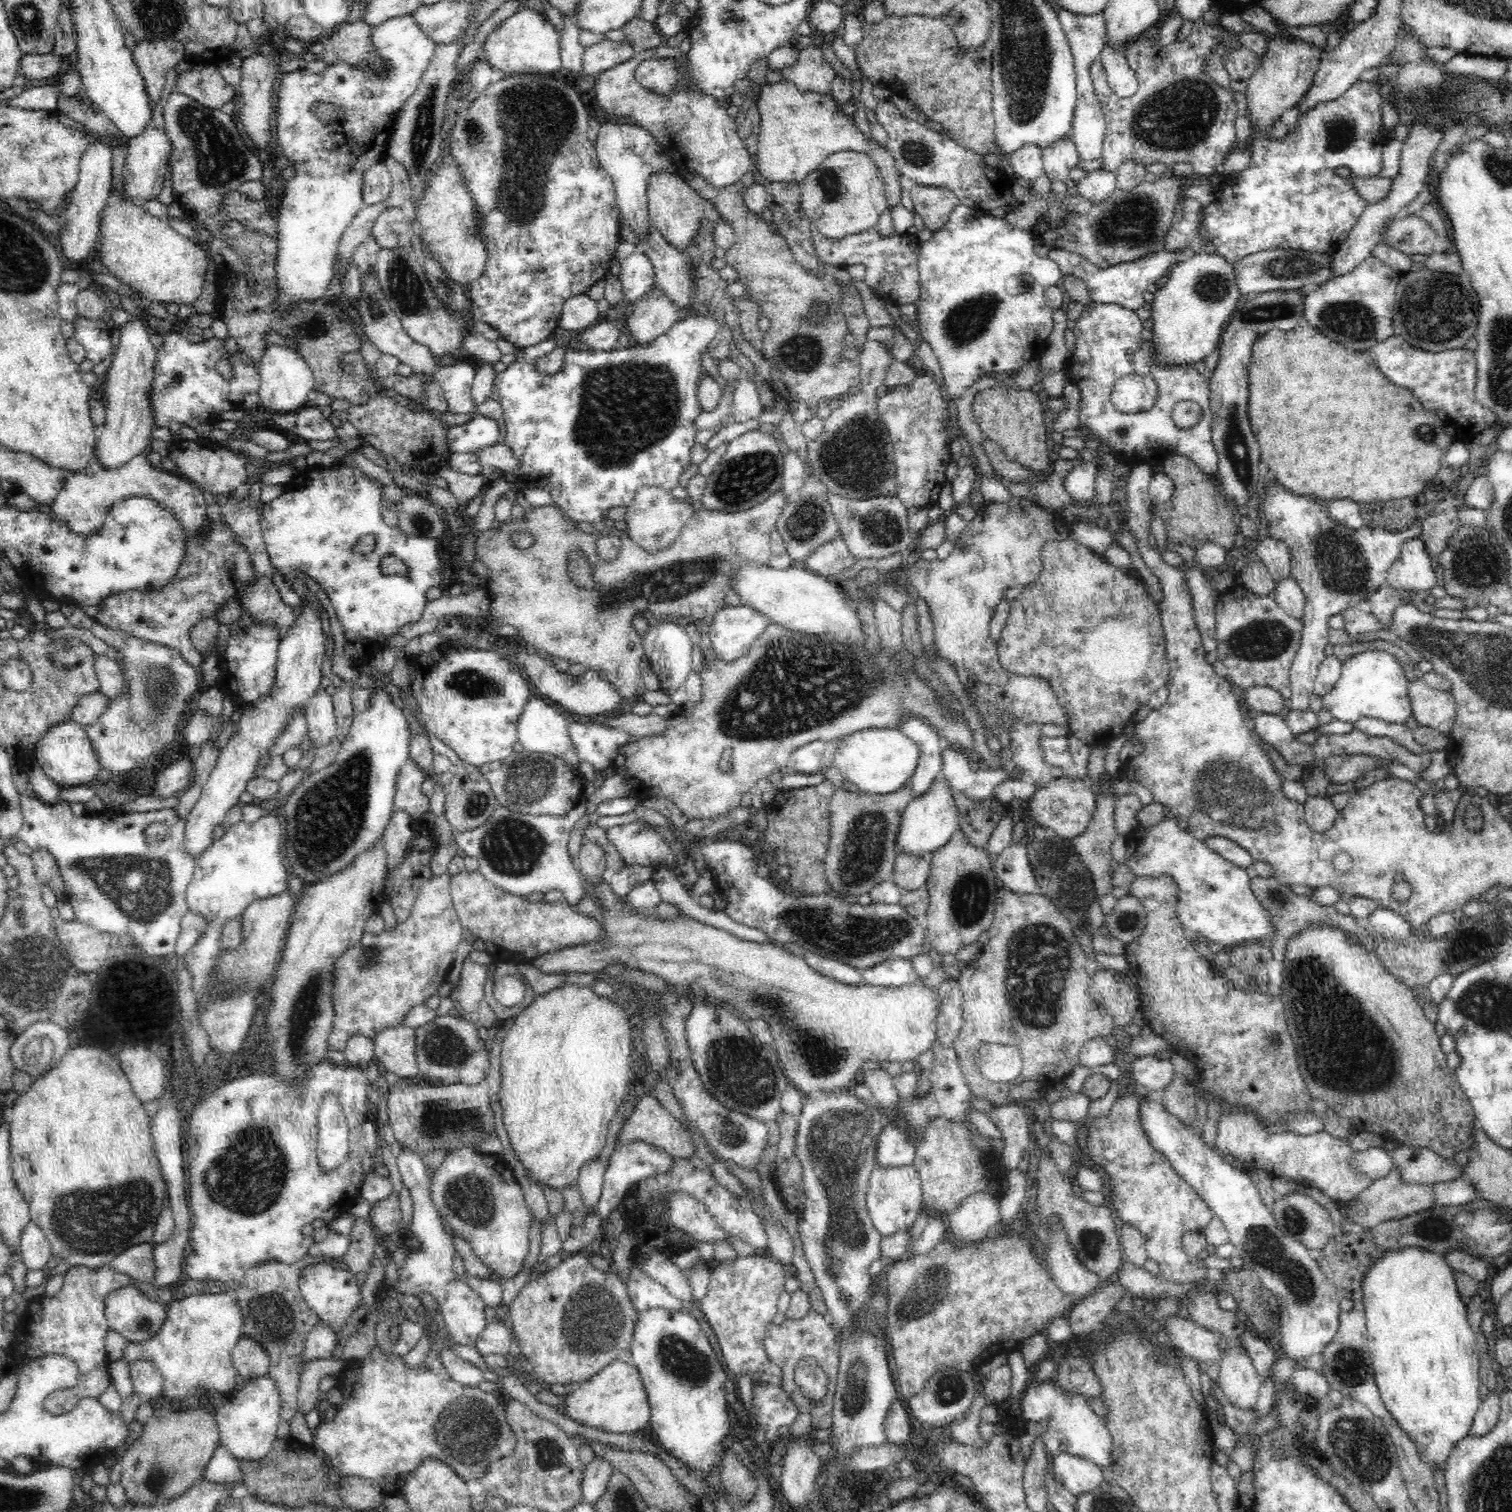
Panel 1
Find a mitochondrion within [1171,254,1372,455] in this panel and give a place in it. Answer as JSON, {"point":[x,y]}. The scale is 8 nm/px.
{"point":[1266,312]}

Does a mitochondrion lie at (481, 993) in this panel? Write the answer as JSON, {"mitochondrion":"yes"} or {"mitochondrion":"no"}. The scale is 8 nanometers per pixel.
{"mitochondrion":"no"}

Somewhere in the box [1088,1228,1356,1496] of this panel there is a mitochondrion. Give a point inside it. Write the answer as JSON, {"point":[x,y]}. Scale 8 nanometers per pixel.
{"point":[1129,1390]}

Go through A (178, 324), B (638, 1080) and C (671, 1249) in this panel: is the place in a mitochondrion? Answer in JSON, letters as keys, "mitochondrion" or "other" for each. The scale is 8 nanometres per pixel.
{"A":"other","B":"other","C":"other"}

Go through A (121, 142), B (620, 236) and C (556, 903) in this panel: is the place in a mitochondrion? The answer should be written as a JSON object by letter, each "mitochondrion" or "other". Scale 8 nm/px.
{"A":"other","B":"other","C":"other"}

